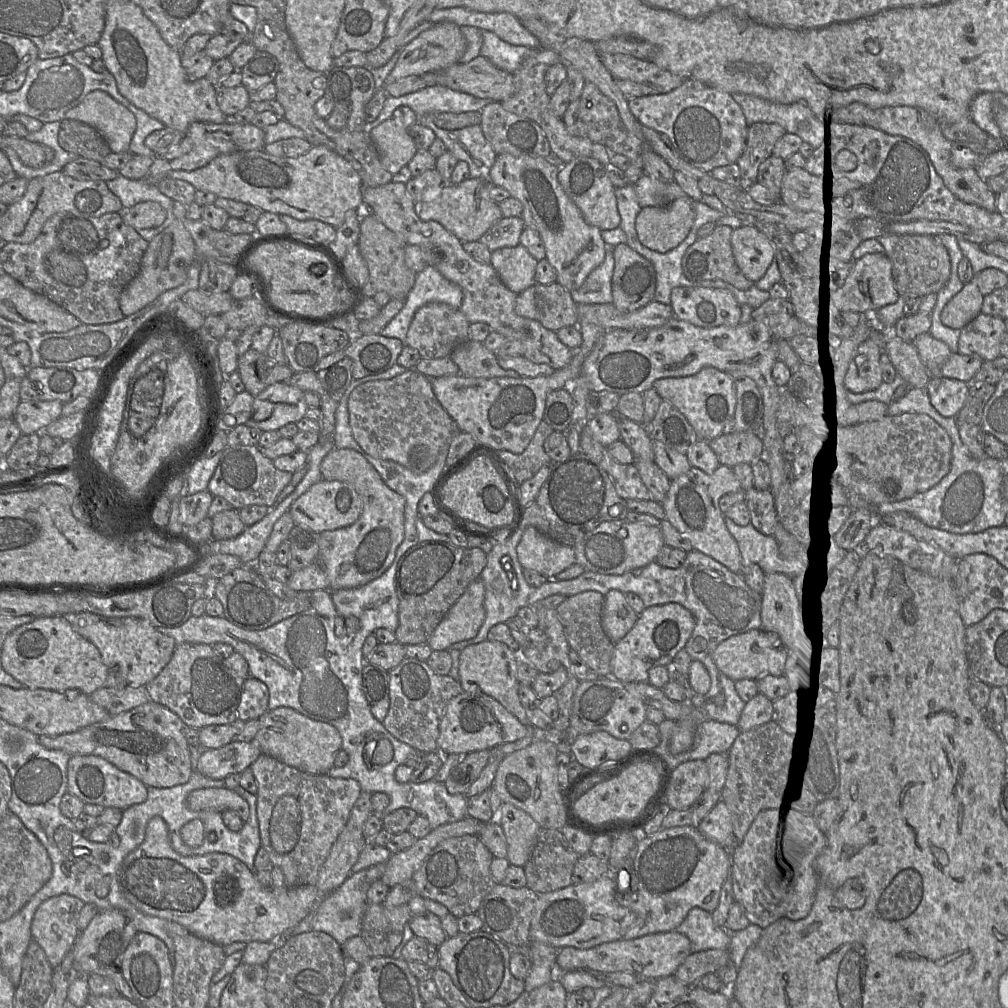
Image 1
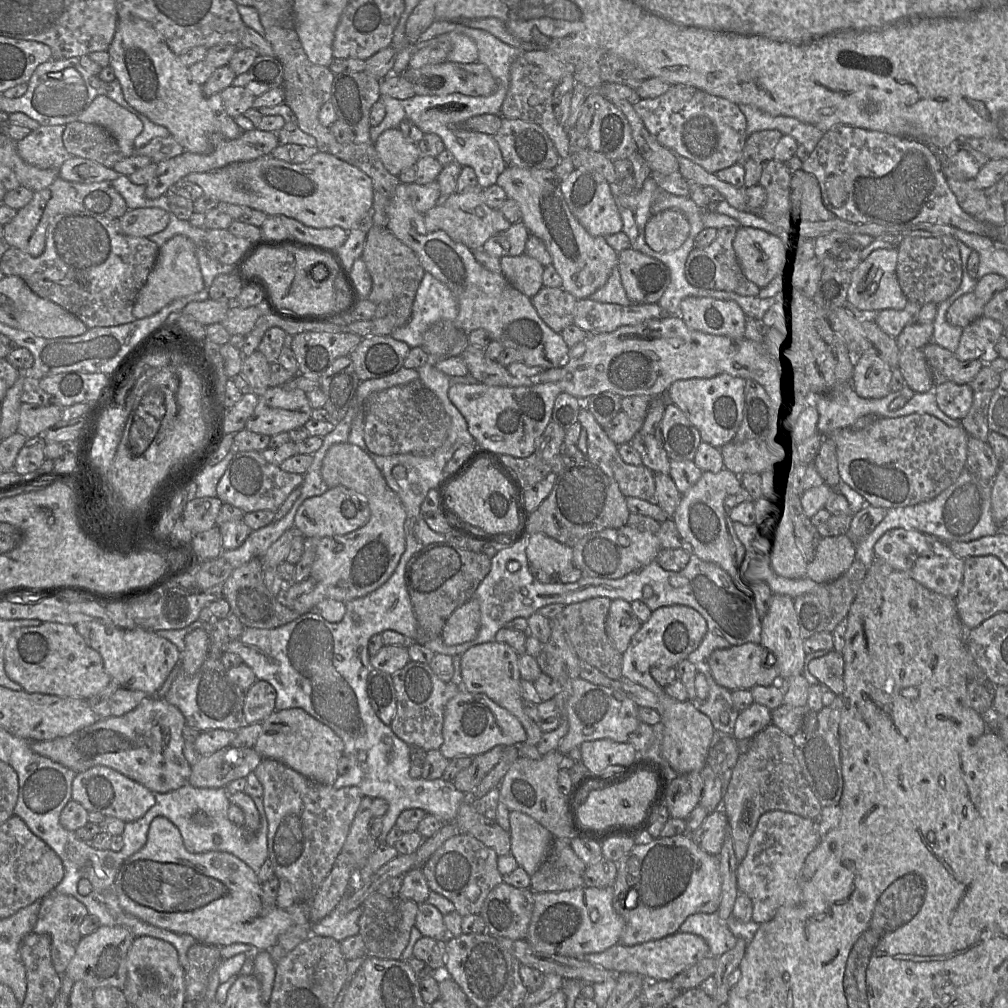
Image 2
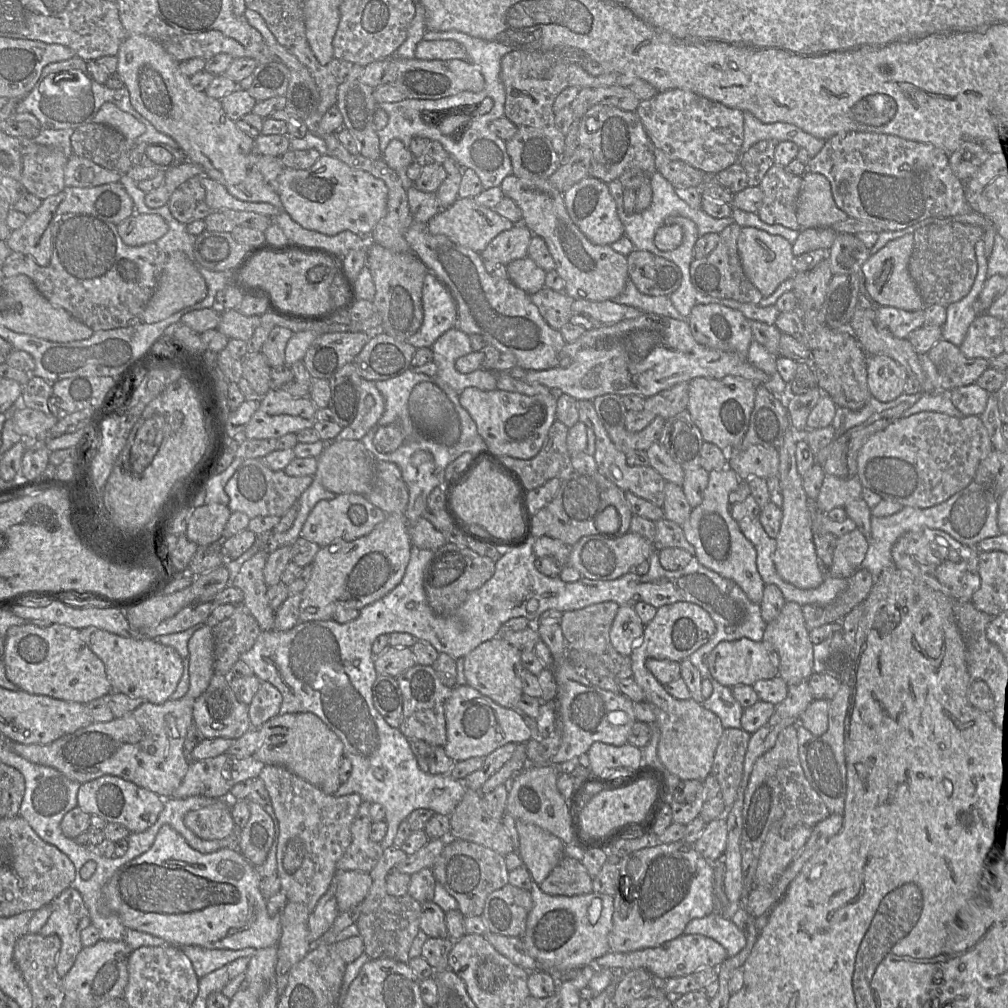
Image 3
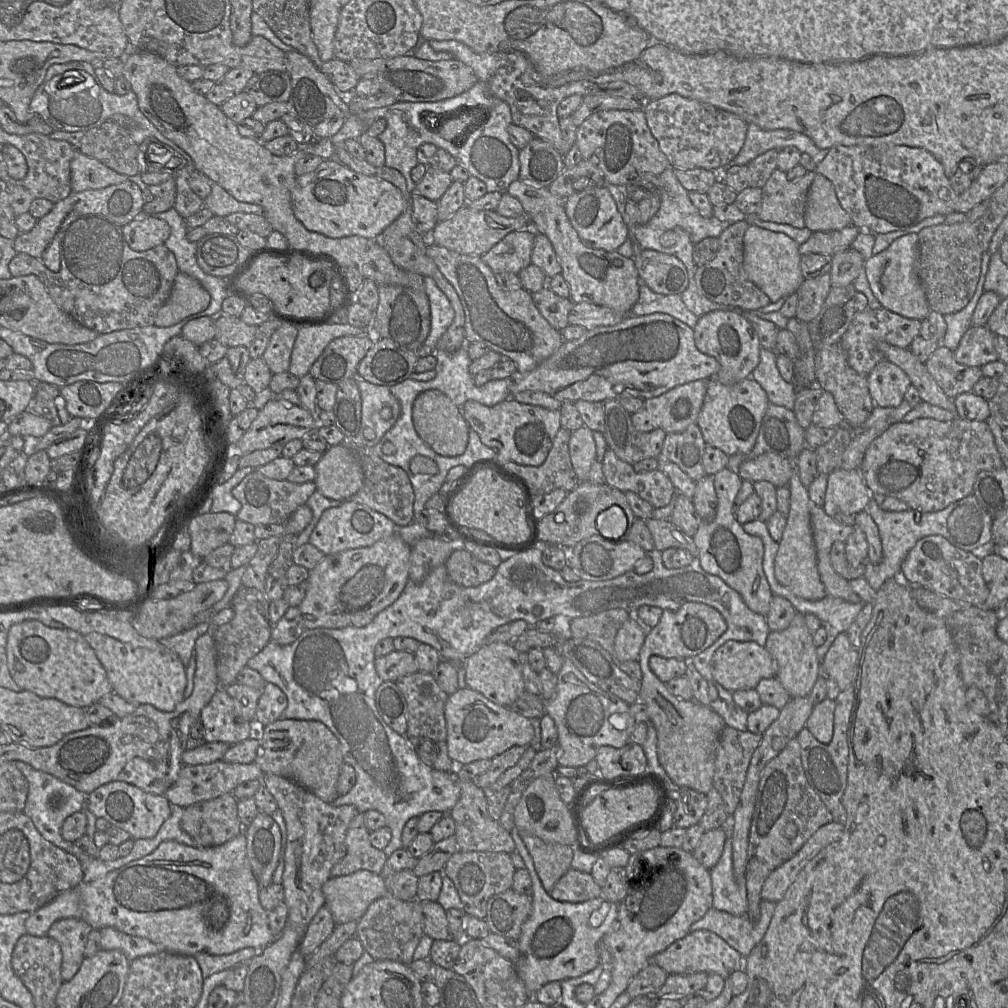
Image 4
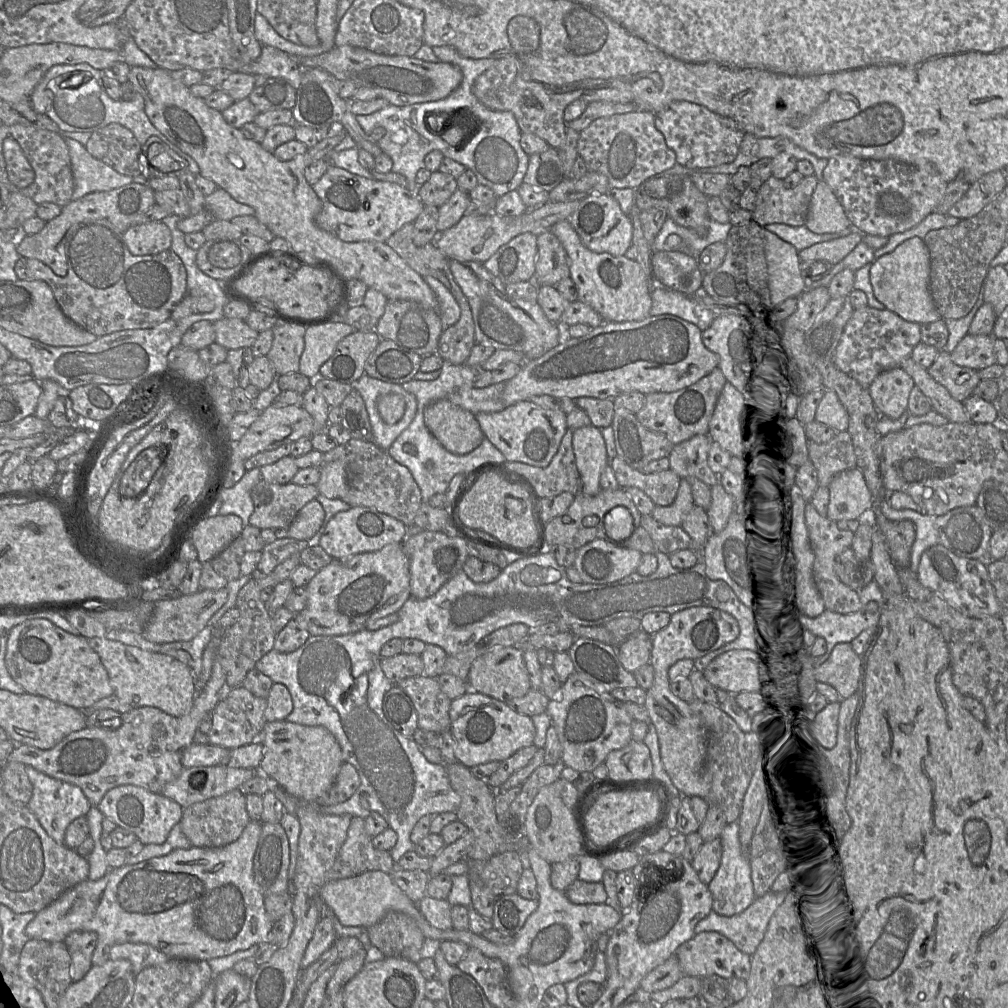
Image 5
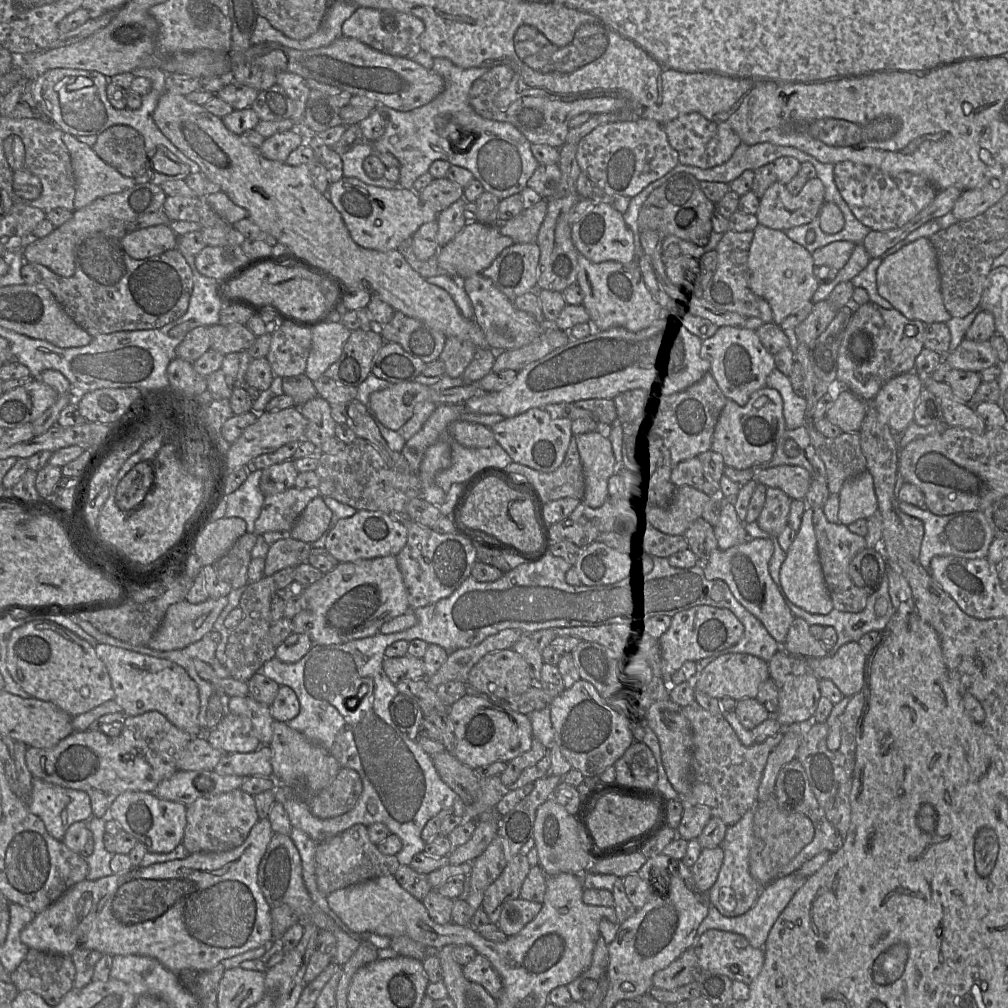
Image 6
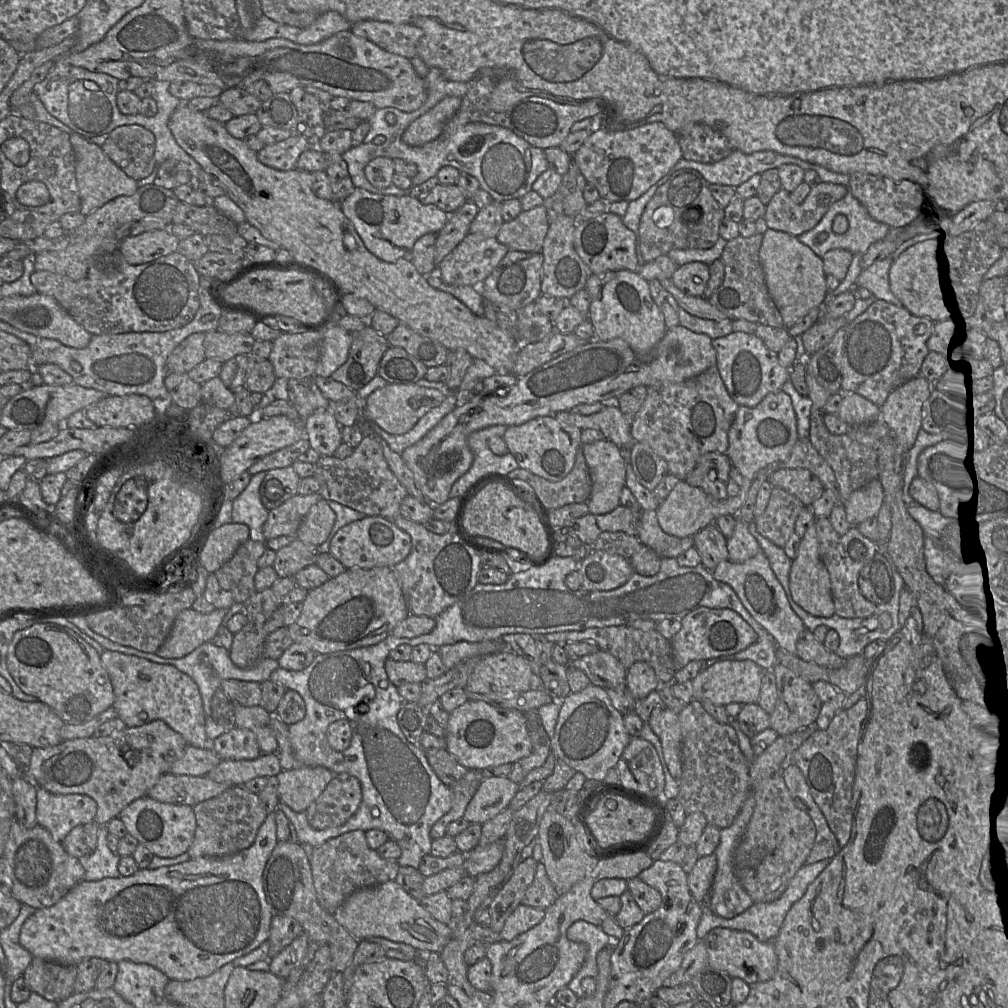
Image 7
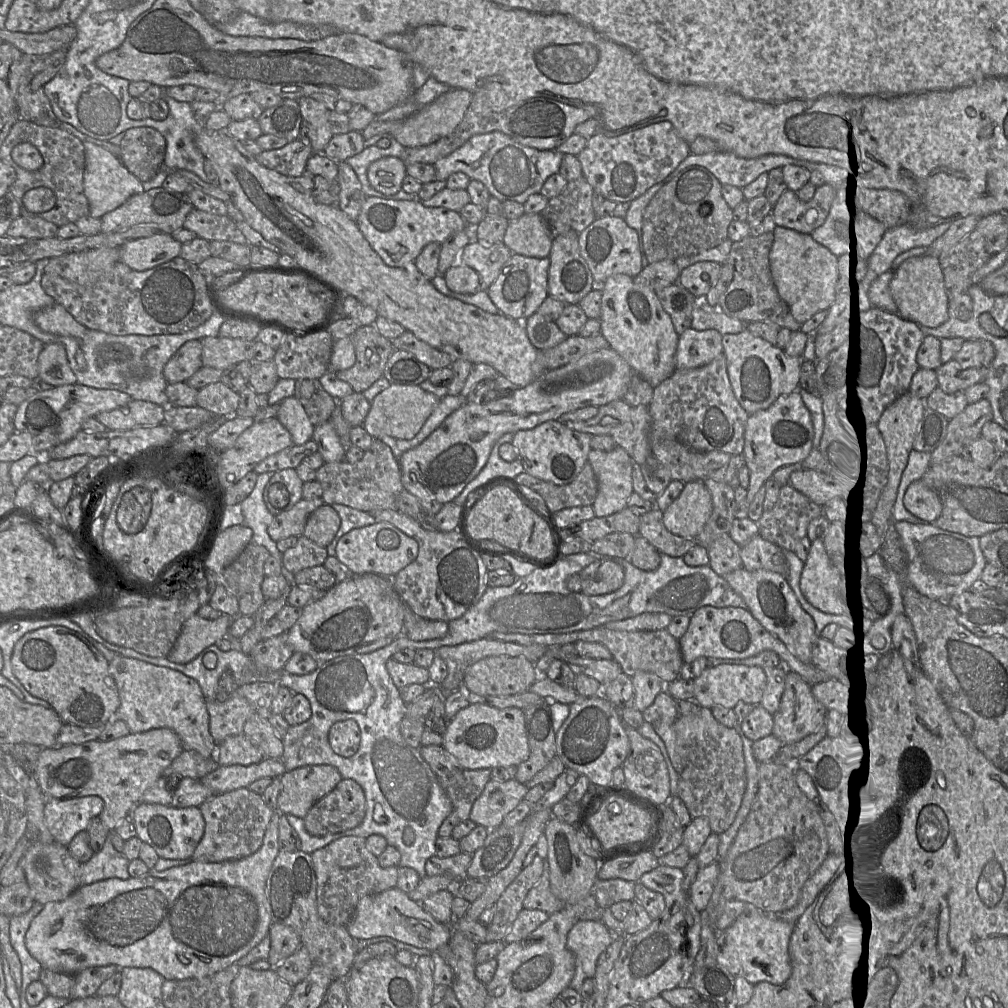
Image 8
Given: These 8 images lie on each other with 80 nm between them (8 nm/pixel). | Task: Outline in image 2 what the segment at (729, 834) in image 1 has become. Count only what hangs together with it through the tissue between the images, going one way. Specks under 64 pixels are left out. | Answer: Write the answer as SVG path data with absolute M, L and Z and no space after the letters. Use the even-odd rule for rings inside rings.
M722 808L710 813L702 825L691 834L692 840L705 852L718 856L728 828L728 818Z

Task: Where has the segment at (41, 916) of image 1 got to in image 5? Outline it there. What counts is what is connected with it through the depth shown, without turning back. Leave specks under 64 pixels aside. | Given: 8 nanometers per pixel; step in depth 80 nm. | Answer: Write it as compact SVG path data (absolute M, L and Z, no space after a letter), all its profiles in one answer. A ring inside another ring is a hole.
M73 931L65 937L63 943L71 958L72 982L81 980L92 967L97 942L97 934L88 931Z

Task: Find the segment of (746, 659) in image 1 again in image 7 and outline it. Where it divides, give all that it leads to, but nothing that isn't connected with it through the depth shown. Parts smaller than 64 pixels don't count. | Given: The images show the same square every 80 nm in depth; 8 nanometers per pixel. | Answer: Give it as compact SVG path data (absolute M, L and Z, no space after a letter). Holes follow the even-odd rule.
M750 660L720 661L703 669L693 679L693 691L695 700L709 700L714 704L726 706L730 703L757 703L764 670L758 664Z

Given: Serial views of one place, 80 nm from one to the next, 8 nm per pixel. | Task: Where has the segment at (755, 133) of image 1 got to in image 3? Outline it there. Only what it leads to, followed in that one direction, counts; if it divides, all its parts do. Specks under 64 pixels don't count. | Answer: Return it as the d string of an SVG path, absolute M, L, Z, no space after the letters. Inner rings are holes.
M762 140L754 144L739 158L748 176L748 186L760 186L768 170L775 164L775 150L779 141Z

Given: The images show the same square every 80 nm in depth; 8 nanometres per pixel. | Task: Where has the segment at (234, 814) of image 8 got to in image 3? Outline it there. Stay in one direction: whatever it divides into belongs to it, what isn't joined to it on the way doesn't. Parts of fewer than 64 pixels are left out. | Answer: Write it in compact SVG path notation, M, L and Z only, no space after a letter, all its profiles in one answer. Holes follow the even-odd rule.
M229 797L197 810L189 811L184 817L184 824L194 834L204 840L221 840L231 835L236 829Z

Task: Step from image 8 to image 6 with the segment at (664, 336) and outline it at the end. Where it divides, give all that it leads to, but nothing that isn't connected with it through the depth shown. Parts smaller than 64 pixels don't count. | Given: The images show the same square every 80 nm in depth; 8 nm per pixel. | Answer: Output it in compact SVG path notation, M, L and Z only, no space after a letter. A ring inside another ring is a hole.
M578 253L576 284L583 292L583 306L595 330L621 327L630 332L638 332L664 318L661 306L653 299L645 285L637 261L627 264L615 261L592 263Z

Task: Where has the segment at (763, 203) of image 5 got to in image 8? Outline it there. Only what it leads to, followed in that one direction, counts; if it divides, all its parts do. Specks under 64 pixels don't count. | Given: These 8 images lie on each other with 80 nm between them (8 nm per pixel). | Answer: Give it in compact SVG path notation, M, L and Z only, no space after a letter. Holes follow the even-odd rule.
M823 184L816 187L810 201L801 202L793 191L786 189L770 215L776 227L810 235L824 223L836 193L834 187Z

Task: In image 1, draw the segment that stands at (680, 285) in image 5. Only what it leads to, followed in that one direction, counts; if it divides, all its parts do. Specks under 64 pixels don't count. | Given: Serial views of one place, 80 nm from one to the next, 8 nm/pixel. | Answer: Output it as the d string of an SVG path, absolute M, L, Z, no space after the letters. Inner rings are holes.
M627 244L613 248L612 304L630 313L654 301L657 276L653 264Z

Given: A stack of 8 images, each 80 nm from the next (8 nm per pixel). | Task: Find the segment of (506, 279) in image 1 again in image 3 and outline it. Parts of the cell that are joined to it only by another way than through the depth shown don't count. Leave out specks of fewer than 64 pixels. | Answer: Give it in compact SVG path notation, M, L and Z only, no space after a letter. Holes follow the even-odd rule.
M529 256L510 262L506 268L509 279L529 295L545 287L546 271Z

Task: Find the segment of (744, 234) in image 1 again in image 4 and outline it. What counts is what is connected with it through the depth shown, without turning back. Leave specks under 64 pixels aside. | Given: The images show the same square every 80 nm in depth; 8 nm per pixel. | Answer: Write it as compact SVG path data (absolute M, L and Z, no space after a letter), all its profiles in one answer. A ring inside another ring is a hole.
M750 225L743 239L743 268L747 278L776 302L796 293L804 278L800 269L801 255L797 243L783 233Z

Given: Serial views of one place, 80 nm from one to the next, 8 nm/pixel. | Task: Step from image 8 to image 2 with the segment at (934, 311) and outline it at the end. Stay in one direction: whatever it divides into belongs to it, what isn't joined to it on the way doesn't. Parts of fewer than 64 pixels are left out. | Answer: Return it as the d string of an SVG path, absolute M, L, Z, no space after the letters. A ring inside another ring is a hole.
M896 246L880 248L863 259L852 273L847 292L848 304L867 314L876 314L884 309L904 309L908 300L898 283L896 275L897 259L898 250Z

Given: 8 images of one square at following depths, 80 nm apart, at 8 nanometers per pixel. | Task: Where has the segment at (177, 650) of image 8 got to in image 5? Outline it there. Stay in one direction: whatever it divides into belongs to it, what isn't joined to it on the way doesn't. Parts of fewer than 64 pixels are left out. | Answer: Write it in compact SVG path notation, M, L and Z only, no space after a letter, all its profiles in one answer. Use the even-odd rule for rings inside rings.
M226 587L219 590L200 589L191 595L155 602L153 616L141 635L157 644L189 641L207 626L210 618L225 604L227 596Z

